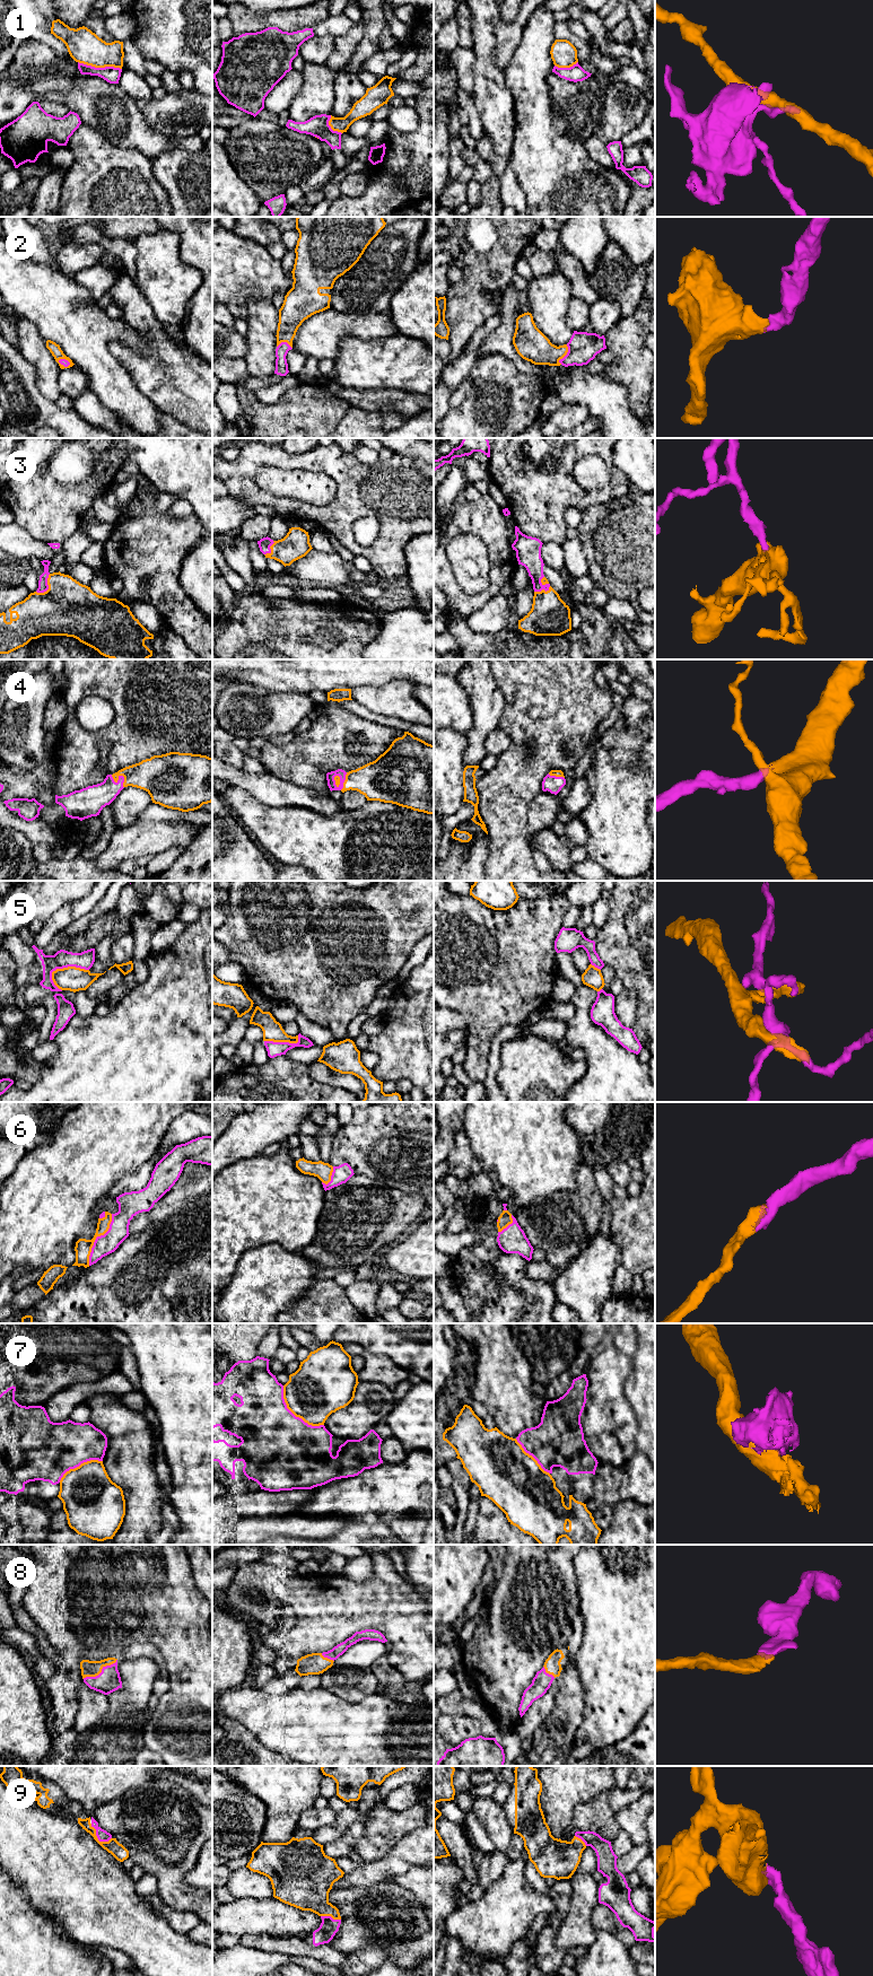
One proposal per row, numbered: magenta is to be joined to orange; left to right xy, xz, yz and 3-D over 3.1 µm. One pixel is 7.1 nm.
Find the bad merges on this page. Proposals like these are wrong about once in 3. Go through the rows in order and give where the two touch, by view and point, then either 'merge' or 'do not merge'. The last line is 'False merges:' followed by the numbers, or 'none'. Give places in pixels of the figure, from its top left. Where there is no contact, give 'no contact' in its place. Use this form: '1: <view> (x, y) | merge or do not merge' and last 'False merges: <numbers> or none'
1: xy (99, 67) | do not merge
2: yz (565, 355) | merge
3: xy (49, 586) | merge
4: xy (121, 775) | merge
5: xy (68, 967) | do not merge
6: xy (96, 1236) | merge
7: xz (295, 1415) | merge
8: xy (101, 1671) | merge
9: xy (97, 1838) | merge
False merges: 1, 5

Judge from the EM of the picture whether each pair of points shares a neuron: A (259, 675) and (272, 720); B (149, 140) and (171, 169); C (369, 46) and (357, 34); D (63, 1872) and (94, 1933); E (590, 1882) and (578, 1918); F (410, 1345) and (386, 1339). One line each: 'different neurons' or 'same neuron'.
A: different neurons
B: different neurons
C: different neurons
D: same neuron
E: same neuron
F: same neuron

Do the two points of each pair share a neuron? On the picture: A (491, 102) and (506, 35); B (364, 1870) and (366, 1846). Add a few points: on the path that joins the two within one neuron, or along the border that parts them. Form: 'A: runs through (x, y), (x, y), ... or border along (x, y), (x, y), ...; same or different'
A: border along (496, 42), (496, 64), (504, 71); different
B: border along (390, 1852), (375, 1860), (364, 1861); different

